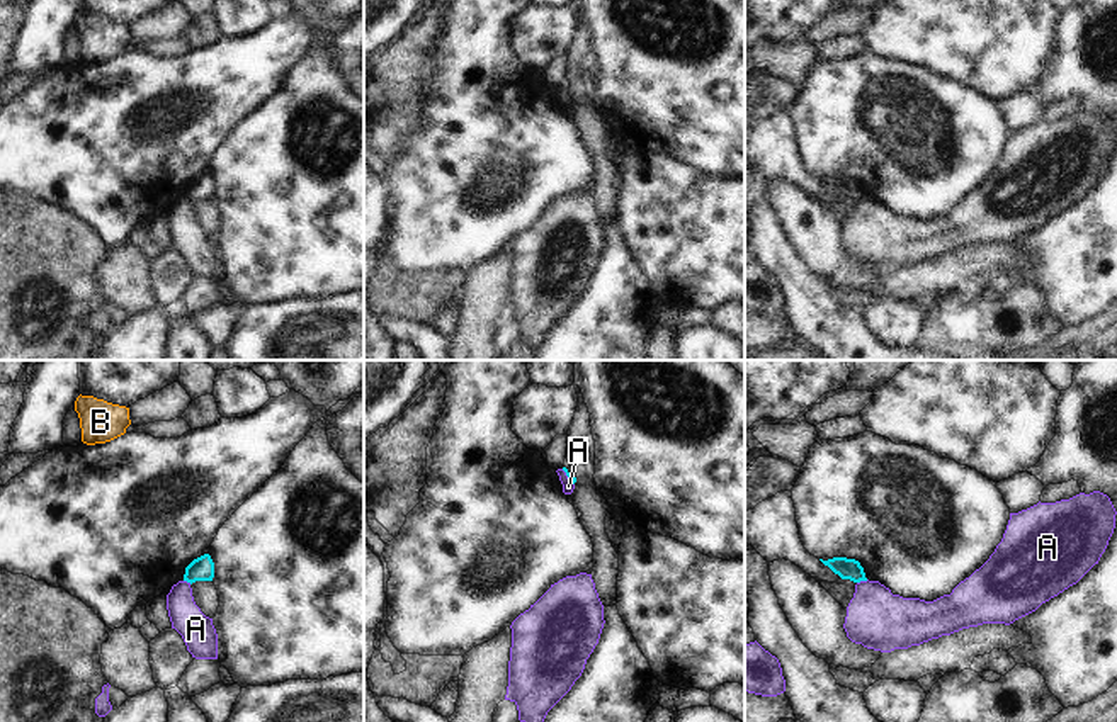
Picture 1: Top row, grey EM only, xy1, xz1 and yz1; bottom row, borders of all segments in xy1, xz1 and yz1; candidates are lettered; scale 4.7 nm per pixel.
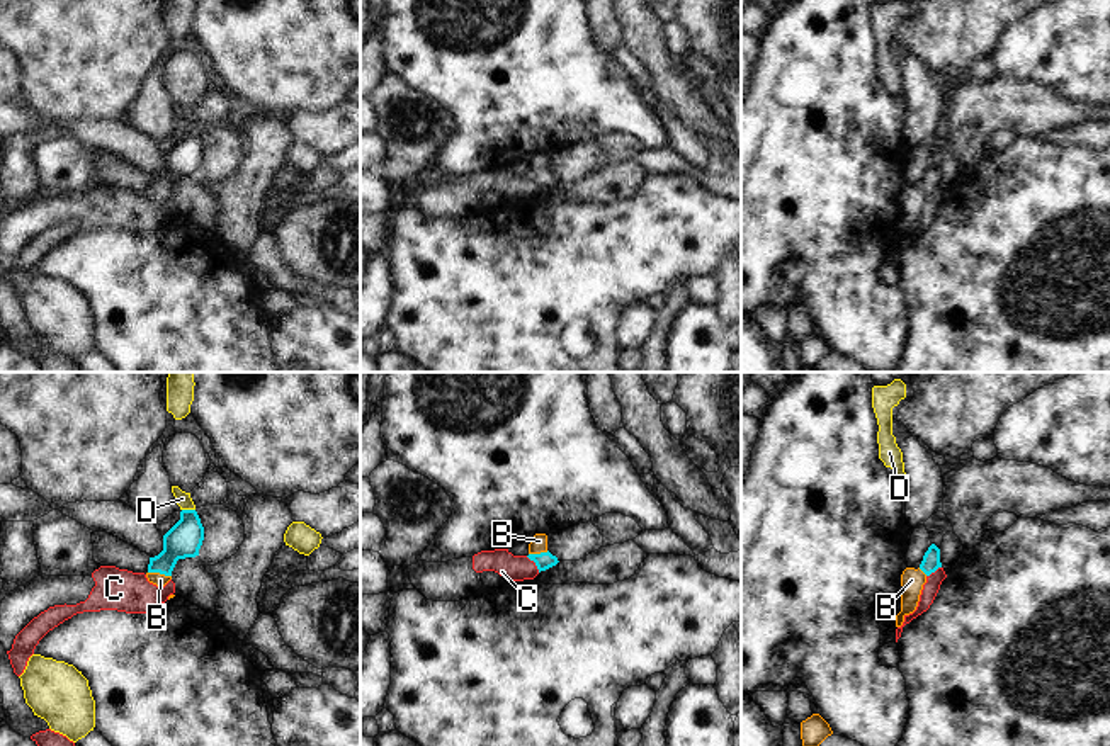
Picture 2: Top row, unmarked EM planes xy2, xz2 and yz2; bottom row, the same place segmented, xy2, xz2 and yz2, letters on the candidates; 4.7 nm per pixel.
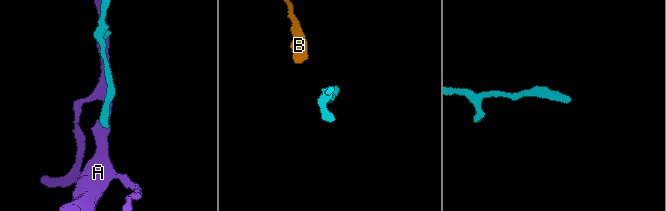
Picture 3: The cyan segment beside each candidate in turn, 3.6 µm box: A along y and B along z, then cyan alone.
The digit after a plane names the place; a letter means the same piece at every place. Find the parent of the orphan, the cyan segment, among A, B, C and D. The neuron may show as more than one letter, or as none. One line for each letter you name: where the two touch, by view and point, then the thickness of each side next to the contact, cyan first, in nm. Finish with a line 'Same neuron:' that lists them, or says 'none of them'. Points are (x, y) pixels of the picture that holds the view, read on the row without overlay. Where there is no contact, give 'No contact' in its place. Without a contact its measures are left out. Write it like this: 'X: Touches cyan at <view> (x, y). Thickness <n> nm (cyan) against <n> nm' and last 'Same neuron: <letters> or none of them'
B: Touches cyan at xy2 (160, 192). Thickness 170 nm (cyan) against 60 nm
Same neuron: B.

